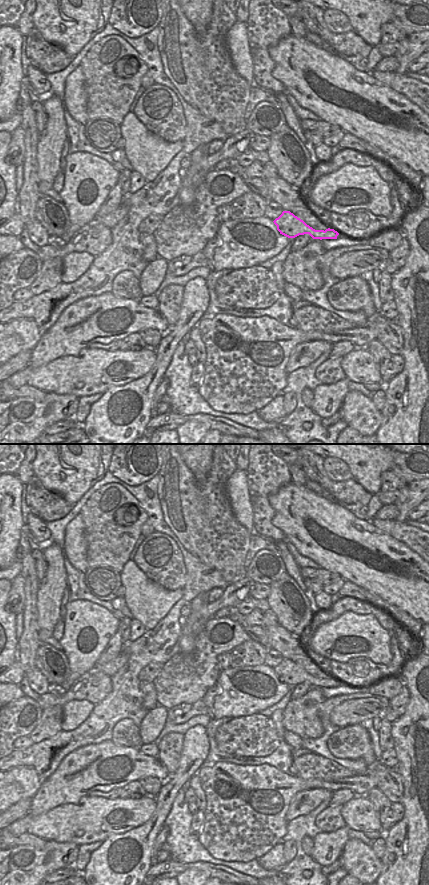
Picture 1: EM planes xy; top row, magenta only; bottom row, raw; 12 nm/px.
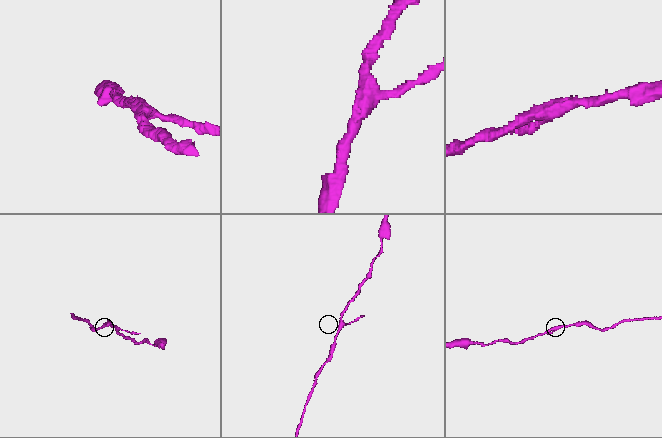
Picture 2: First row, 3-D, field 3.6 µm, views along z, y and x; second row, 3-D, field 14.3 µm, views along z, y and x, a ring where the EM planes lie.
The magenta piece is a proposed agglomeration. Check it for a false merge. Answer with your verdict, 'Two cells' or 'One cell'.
Two cells

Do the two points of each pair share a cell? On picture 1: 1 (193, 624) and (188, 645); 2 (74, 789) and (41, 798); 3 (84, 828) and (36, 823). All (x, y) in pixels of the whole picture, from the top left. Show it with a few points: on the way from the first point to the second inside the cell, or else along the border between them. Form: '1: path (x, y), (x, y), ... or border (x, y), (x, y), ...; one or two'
1: path (190, 629), (188, 640); one
2: path (66, 789), (58, 789), (49, 795); one
3: path (72, 825), (48, 825); one

